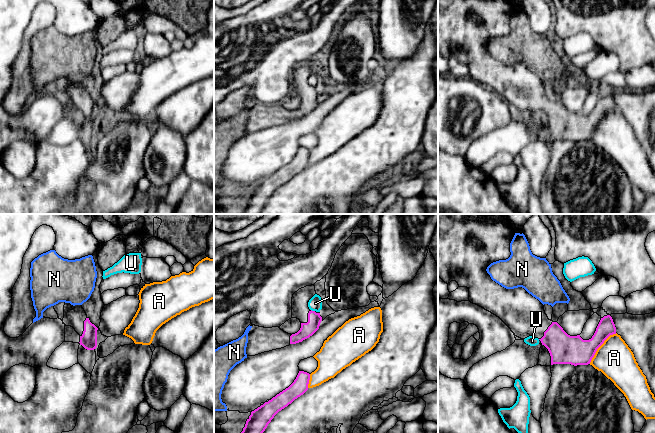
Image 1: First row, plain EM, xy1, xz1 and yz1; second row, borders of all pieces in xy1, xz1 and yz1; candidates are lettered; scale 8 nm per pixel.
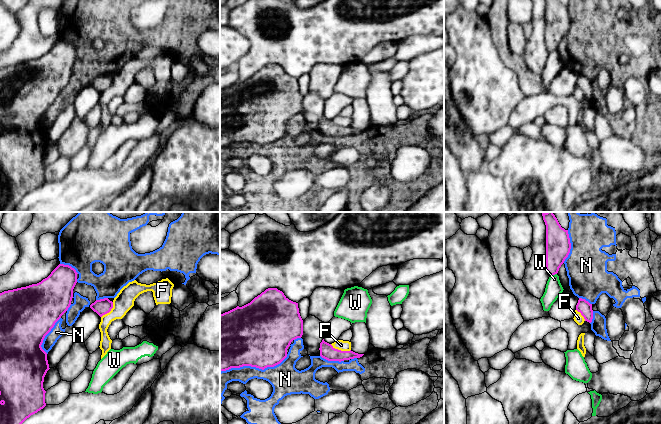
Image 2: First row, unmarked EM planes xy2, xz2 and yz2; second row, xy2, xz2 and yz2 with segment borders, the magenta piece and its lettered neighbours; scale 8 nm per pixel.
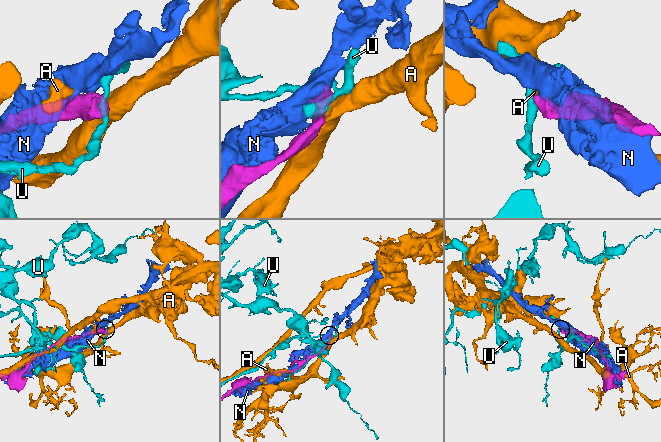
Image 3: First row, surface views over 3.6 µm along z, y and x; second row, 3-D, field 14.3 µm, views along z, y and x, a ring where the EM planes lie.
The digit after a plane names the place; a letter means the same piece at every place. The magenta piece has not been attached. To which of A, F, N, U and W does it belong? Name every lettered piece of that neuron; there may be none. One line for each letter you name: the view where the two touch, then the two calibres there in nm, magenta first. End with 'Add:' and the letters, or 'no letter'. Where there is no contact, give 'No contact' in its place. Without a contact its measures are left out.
Add: no letter

